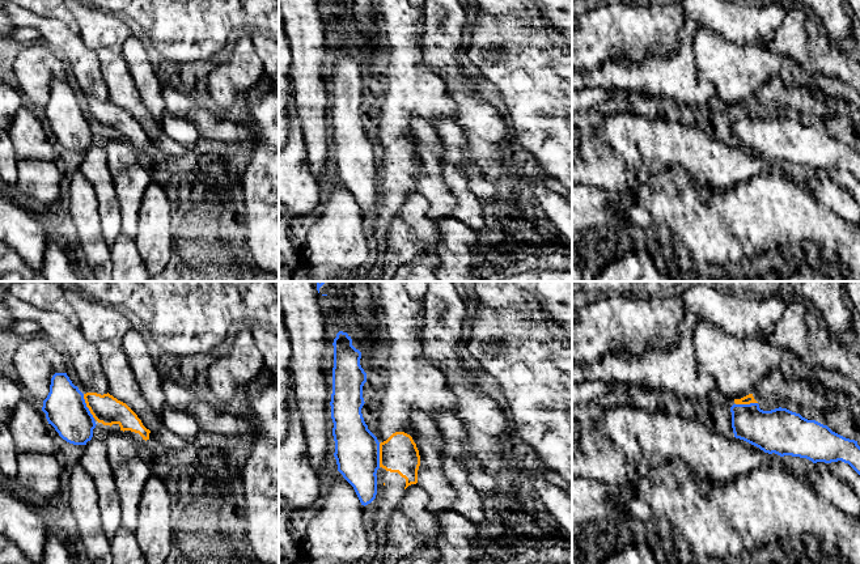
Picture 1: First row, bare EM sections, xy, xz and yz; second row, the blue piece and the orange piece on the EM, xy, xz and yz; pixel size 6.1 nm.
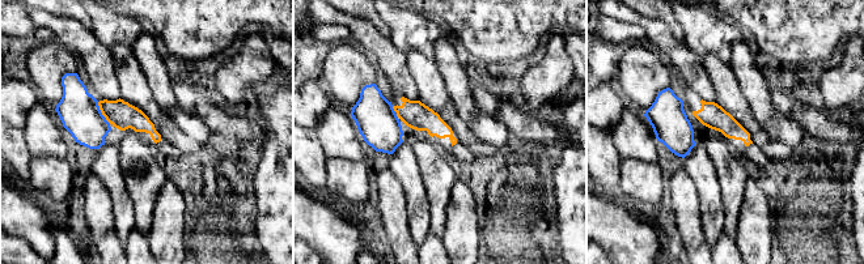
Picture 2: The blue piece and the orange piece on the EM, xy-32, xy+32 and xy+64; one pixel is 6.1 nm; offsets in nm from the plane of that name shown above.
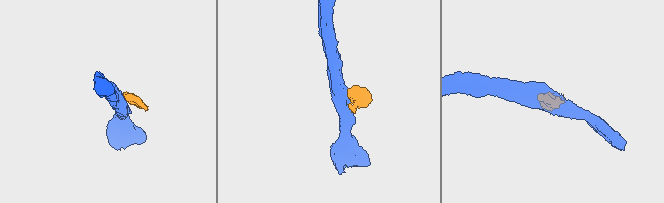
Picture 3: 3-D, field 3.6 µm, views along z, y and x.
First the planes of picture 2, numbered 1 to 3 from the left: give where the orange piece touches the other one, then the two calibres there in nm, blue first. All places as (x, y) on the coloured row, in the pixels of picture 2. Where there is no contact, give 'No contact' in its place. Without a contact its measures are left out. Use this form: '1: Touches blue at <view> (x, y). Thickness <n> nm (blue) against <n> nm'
1: Touches blue at xy-32 (101, 113). Thickness 260 nm (blue) against 170 nm
2: Touches blue at xy+32 (393, 110). Thickness 260 nm (blue) against 170 nm
3: No contact

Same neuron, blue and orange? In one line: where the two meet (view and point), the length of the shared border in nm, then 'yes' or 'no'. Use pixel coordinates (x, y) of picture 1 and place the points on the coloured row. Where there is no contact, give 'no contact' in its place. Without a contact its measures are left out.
contact xy (85, 406); length 170 nm; no

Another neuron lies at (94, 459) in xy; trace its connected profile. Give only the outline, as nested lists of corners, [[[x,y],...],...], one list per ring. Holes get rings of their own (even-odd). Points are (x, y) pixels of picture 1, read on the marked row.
[[[98,438],[88,441],[79,463],[96,484],[101,523],[105,535],[111,539],[122,527],[122,509],[105,441]]]

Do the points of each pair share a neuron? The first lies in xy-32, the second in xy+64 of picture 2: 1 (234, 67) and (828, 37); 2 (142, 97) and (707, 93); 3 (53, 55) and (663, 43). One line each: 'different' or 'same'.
1: different
2: different
3: different

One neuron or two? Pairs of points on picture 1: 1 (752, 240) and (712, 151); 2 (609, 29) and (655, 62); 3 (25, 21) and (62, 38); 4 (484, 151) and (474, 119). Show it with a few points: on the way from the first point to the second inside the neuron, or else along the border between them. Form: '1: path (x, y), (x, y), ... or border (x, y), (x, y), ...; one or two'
1: border (757, 174), (719, 191), (699, 187); two
2: border (677, 49), (668, 58), (617, 59); two
3: path (34, 21), (53, 32); one
4: path (484, 143), (484, 130), (482, 127); one

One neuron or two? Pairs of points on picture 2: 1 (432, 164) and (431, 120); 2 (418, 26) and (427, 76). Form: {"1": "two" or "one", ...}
{"1": "two", "2": "two"}

